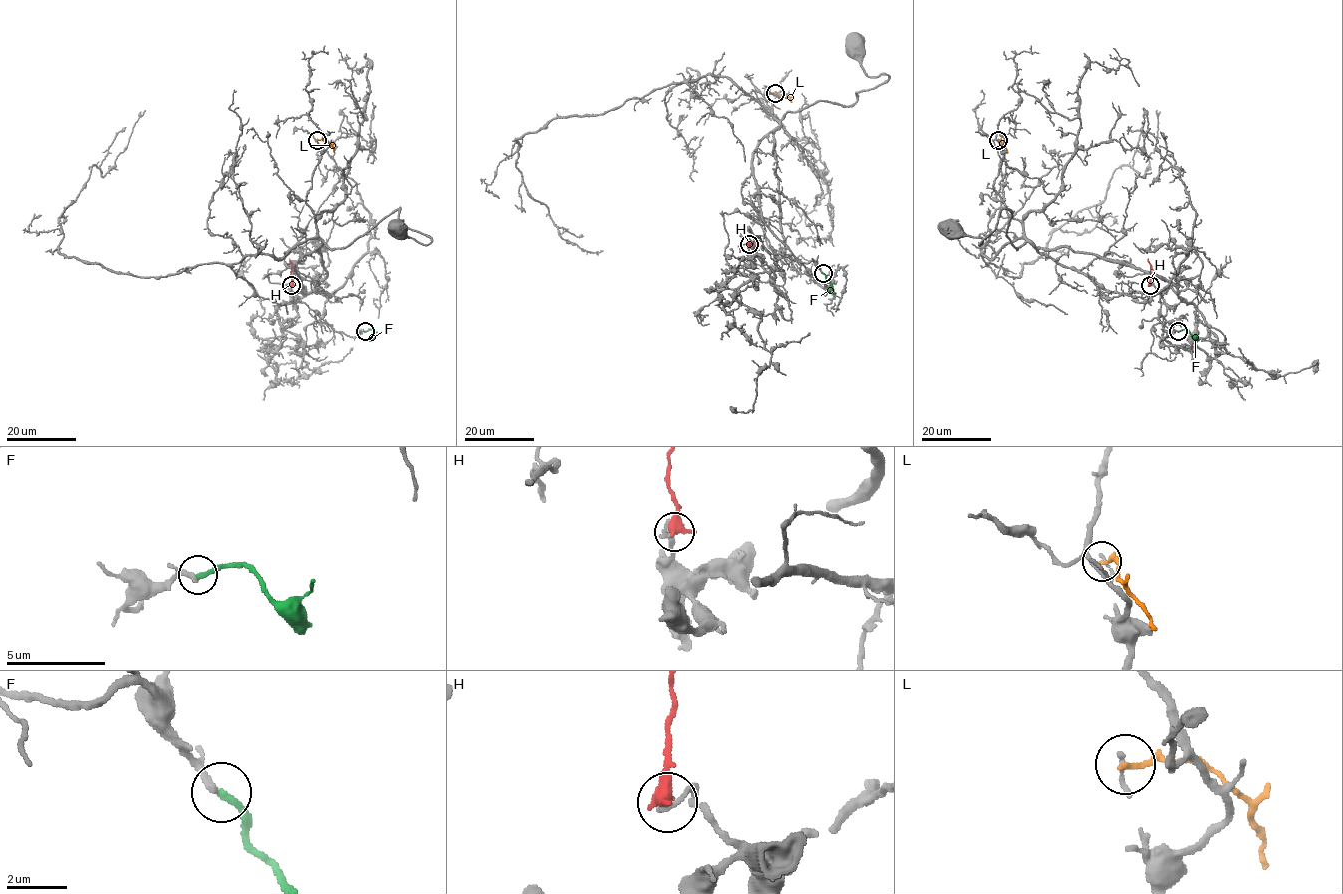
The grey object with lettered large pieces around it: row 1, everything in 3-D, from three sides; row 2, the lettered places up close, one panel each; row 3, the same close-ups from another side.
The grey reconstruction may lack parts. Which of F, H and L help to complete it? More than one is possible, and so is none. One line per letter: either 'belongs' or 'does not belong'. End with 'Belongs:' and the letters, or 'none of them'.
F: does not belong
H: does not belong
L: does not belong
Belongs: none of them

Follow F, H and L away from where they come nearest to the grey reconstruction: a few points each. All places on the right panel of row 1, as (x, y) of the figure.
F: (1178, 331), (1187, 330), (1193, 336), (1199, 331)
H: (1150, 285), (1148, 259)
L: (998, 140), (1008, 152)

